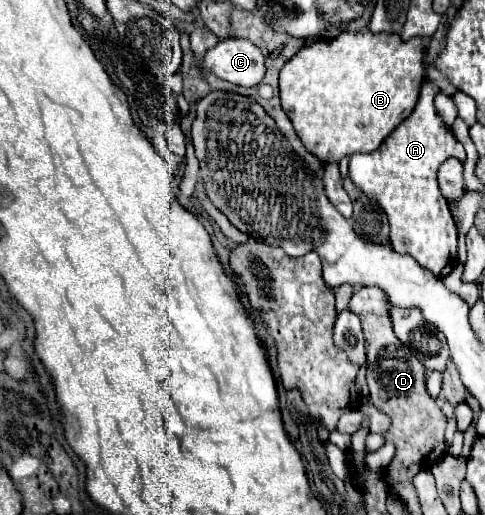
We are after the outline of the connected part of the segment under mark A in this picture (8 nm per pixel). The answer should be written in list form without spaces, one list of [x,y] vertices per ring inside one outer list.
[[[424,82],[414,112],[380,144],[380,148],[374,150],[372,154],[360,154],[360,158],[356,158],[356,154],[350,156],[350,178],[364,194],[374,198],[388,214],[394,250],[400,254],[410,254],[422,268],[430,270],[436,278],[444,278],[450,274],[450,270],[458,262],[458,254],[456,254],[458,232],[456,232],[456,224],[452,220],[448,202],[438,192],[436,174],[438,174],[440,164],[446,158],[454,156],[454,158],[462,160],[462,158],[466,158],[466,152],[464,152],[462,144],[456,140],[454,132],[452,130],[448,132],[446,124],[438,116],[436,108],[434,108],[434,96],[436,94],[438,94],[438,88],[430,82]]]

